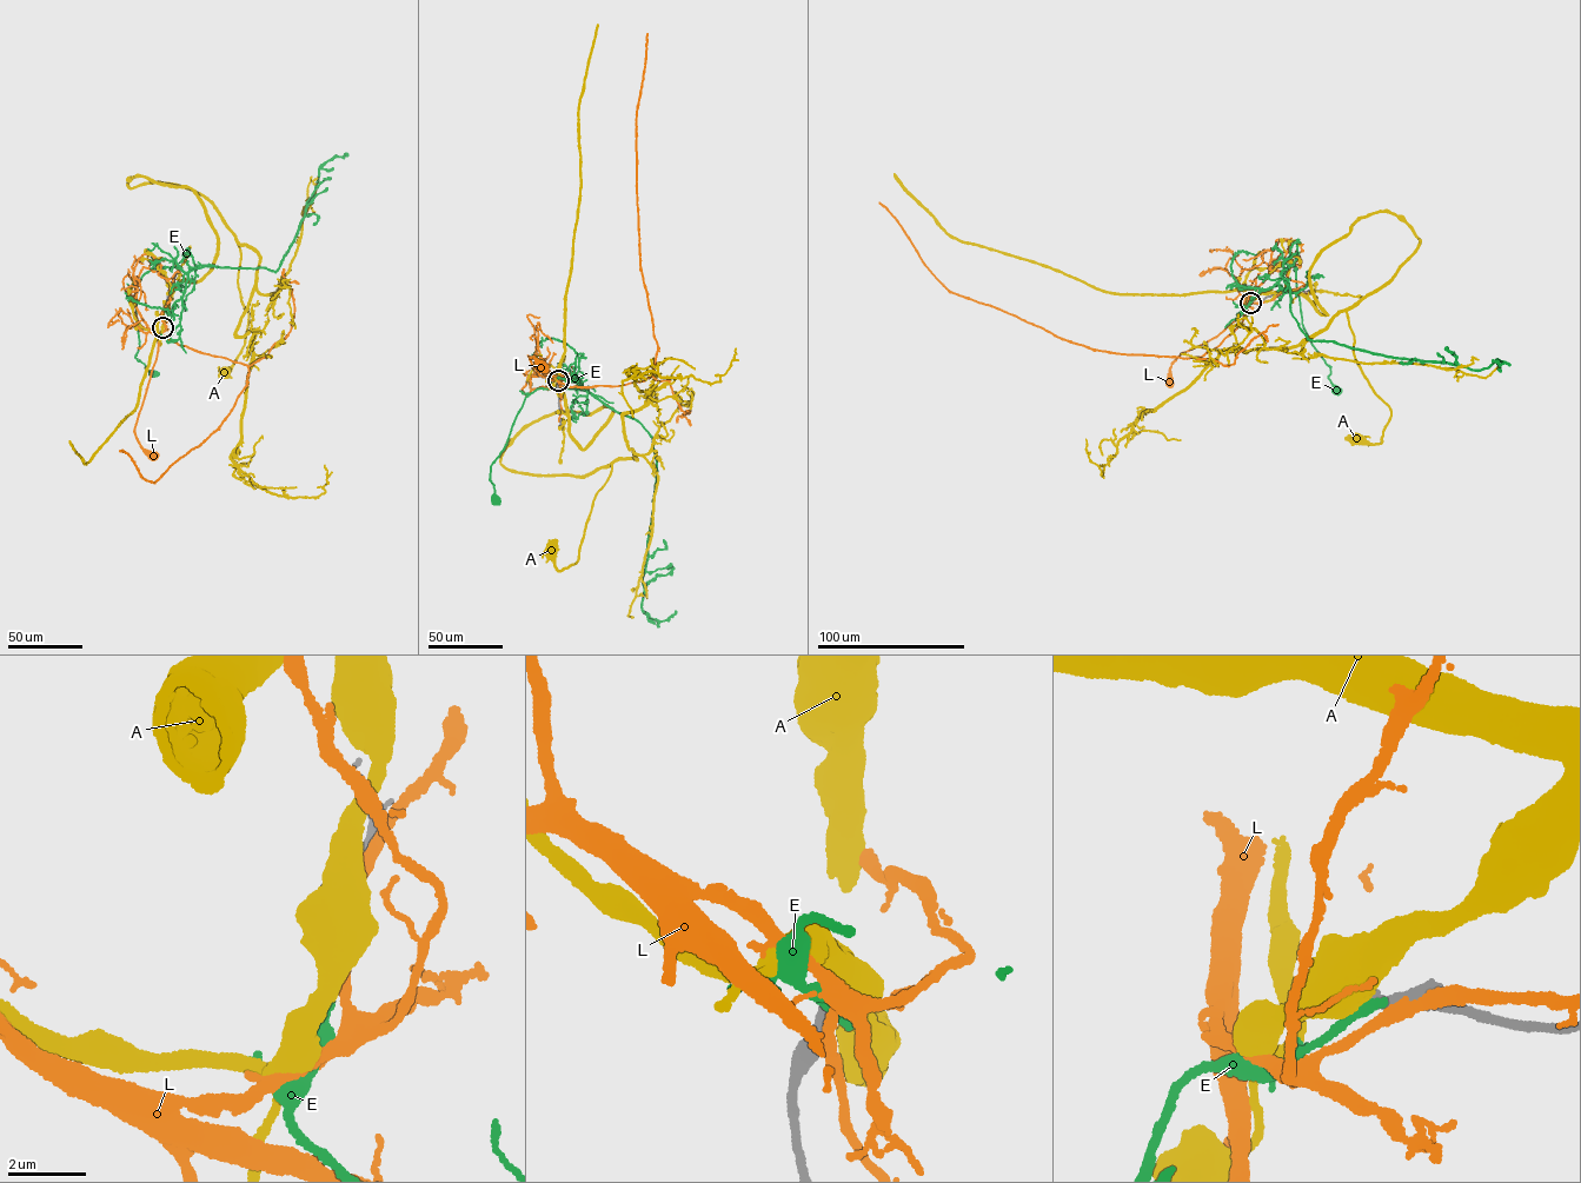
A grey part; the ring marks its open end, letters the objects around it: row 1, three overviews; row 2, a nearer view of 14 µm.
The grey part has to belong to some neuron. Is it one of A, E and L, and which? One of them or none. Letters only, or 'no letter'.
no letter

